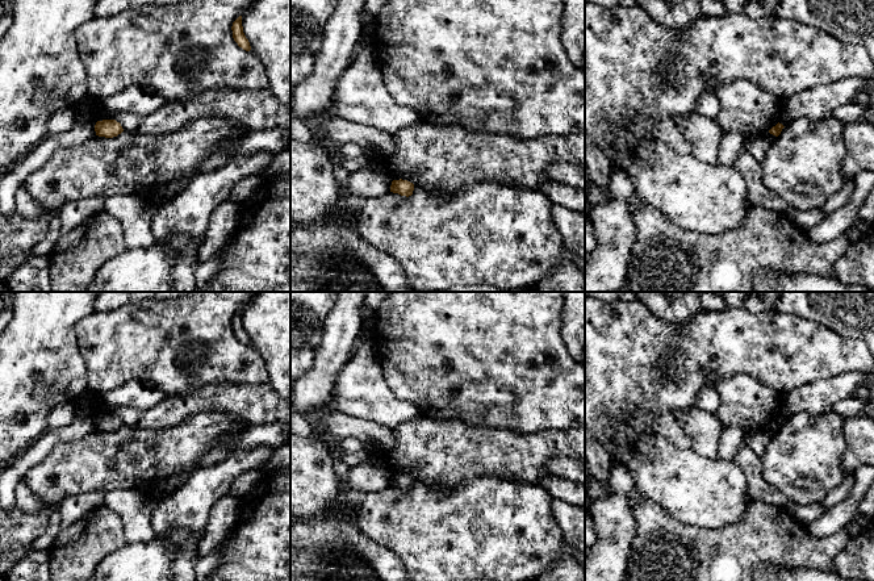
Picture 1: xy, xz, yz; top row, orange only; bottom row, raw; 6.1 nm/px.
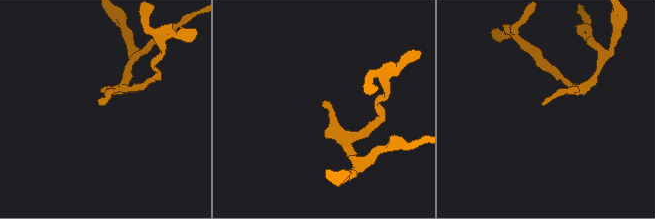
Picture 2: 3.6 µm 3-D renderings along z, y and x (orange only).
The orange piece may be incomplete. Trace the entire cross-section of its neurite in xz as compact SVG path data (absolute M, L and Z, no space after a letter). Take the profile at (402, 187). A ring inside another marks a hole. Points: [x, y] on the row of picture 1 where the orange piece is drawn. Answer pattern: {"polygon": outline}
{"polygon": "M393 180L390 185L390 192L398 193L401 196L411 196L414 191L414 184L407 180Z"}

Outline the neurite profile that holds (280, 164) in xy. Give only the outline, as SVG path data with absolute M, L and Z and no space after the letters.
M290 149L272 154L271 163L264 168L262 179L290 175Z

